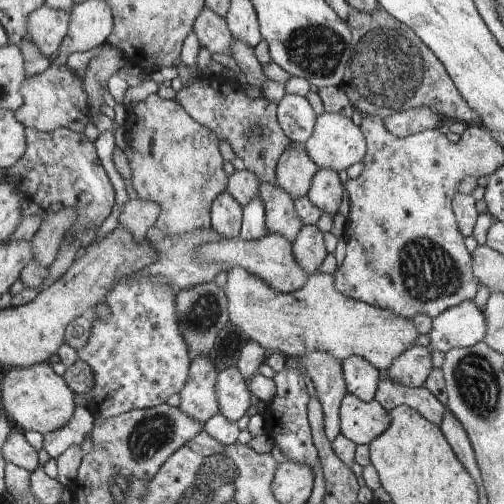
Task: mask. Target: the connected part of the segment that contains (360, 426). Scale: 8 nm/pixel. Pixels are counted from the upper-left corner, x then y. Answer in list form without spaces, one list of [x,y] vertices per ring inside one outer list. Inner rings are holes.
[[[350,392],[342,398],[339,417],[341,433],[357,445],[369,445],[391,421],[389,411],[375,398],[364,402]]]

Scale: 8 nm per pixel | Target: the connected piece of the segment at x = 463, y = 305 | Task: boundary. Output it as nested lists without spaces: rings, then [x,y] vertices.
[[[466,300],[445,310],[433,318],[432,330],[428,333],[428,338],[430,338],[430,349],[440,350],[440,352],[448,352],[454,347],[469,347],[477,342],[483,340],[486,336],[486,316],[484,312],[476,306],[474,300]]]

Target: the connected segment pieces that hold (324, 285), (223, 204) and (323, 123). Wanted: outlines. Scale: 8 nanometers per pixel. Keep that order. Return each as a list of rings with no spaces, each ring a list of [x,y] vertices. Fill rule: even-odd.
[[[232,267],[227,271],[228,280],[224,284],[224,294],[228,298],[228,316],[234,326],[238,326],[242,333],[252,342],[257,342],[269,353],[280,352],[285,357],[304,356],[316,350],[330,352],[334,358],[343,361],[349,356],[361,356],[373,364],[379,371],[387,371],[400,354],[412,348],[415,340],[420,336],[416,330],[413,318],[396,316],[388,308],[380,308],[366,304],[362,300],[354,300],[340,294],[335,287],[334,275],[316,273],[308,278],[306,286],[288,294],[276,292],[270,288],[262,278],[254,276],[246,269]]]
[[[222,192],[212,204],[212,227],[220,237],[238,237],[243,219],[243,206],[230,194]]]
[[[324,113],[317,116],[314,132],[304,146],[320,169],[332,168],[338,173],[362,161],[366,154],[366,140],[362,130],[344,114]]]

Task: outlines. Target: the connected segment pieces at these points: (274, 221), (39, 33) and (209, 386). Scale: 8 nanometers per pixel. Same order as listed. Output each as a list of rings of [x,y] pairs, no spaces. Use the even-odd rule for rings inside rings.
[[[262,182],[259,184],[259,197],[264,201],[268,233],[284,236],[292,244],[303,227],[292,196],[277,184]]]
[[[44,4],[29,16],[27,38],[30,38],[44,56],[56,52],[69,34],[70,13],[73,10],[58,10]]]
[[[196,356],[192,360],[189,380],[180,393],[179,408],[190,418],[206,423],[218,413],[218,394],[214,394],[216,368],[208,356]]]

